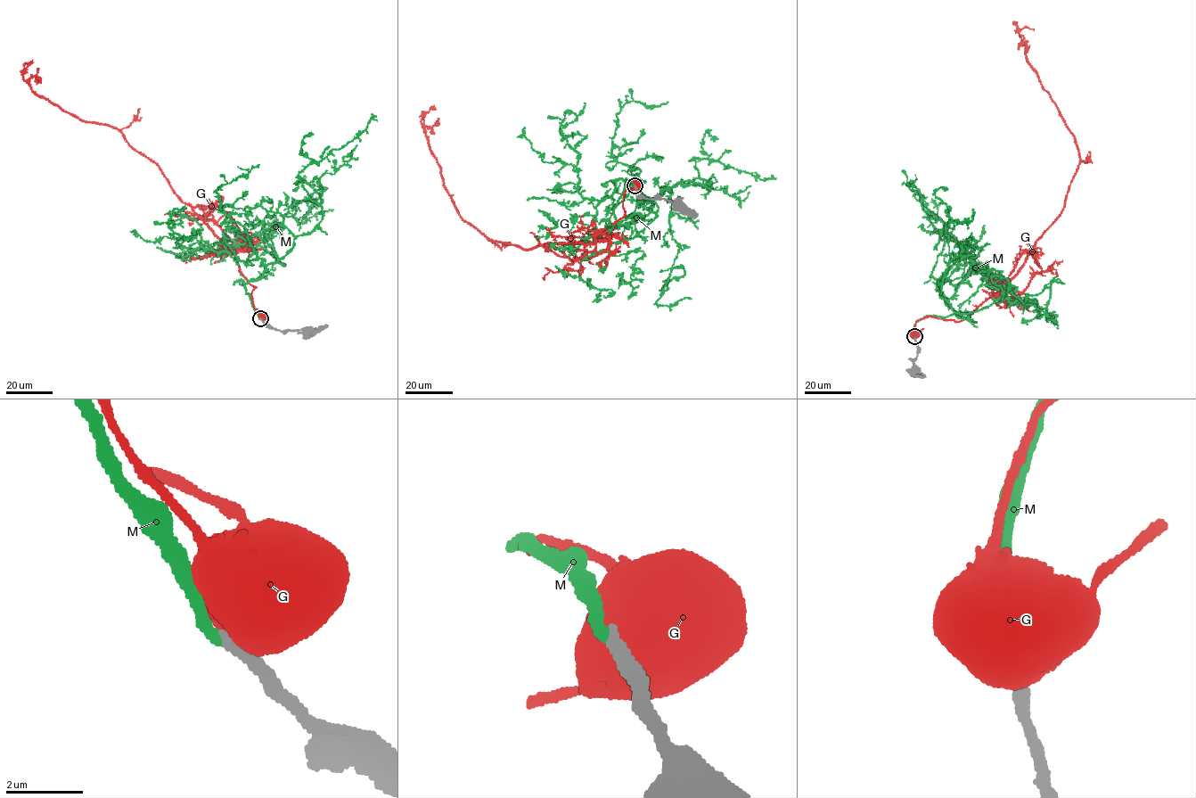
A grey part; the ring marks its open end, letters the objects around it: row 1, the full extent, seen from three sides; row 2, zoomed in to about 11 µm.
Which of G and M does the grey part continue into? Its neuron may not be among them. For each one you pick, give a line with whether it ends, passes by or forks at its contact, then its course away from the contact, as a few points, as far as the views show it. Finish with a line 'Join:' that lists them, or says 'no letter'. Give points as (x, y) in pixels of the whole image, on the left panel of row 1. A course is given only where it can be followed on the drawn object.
M: it ends; course (260, 319), (244, 285), (284, 256), (323, 215), (298, 175), (356, 137), (370, 119), (377, 121)
Join: M

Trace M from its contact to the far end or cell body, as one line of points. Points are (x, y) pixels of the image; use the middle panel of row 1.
M: (634, 185), (627, 180), (618, 200), (618, 221), (642, 194), (682, 181), (710, 183), (692, 157), (776, 178)

